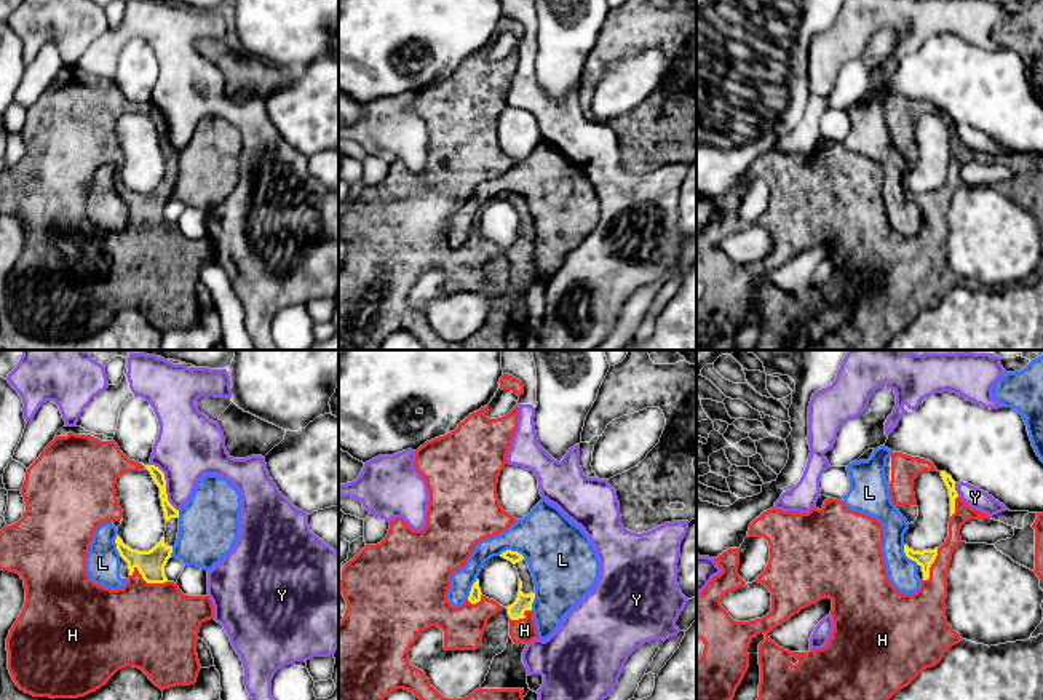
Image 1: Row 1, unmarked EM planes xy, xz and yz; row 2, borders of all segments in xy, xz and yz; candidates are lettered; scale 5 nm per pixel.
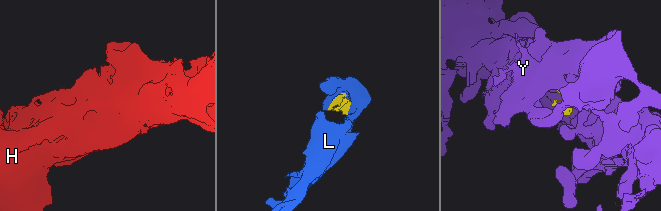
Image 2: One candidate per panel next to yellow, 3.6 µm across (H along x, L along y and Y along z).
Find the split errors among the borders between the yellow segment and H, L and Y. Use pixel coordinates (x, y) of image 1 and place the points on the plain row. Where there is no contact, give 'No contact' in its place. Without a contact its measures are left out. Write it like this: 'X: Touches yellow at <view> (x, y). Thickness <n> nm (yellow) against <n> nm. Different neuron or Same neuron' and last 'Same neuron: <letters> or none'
H: Touches yellow at xy (147, 224). Thickness 140 nm (yellow) against 440 nm. Same neuron
L: Touches yellow at xz (510, 192). Thickness 60 nm (yellow) against 340 nm. Different neuron
Y: Touches yellow at xy (165, 128). Thickness 60 nm (yellow) against 320 nm. Different neuron
Same neuron: H

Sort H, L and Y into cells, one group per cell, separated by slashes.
H / L / Y

